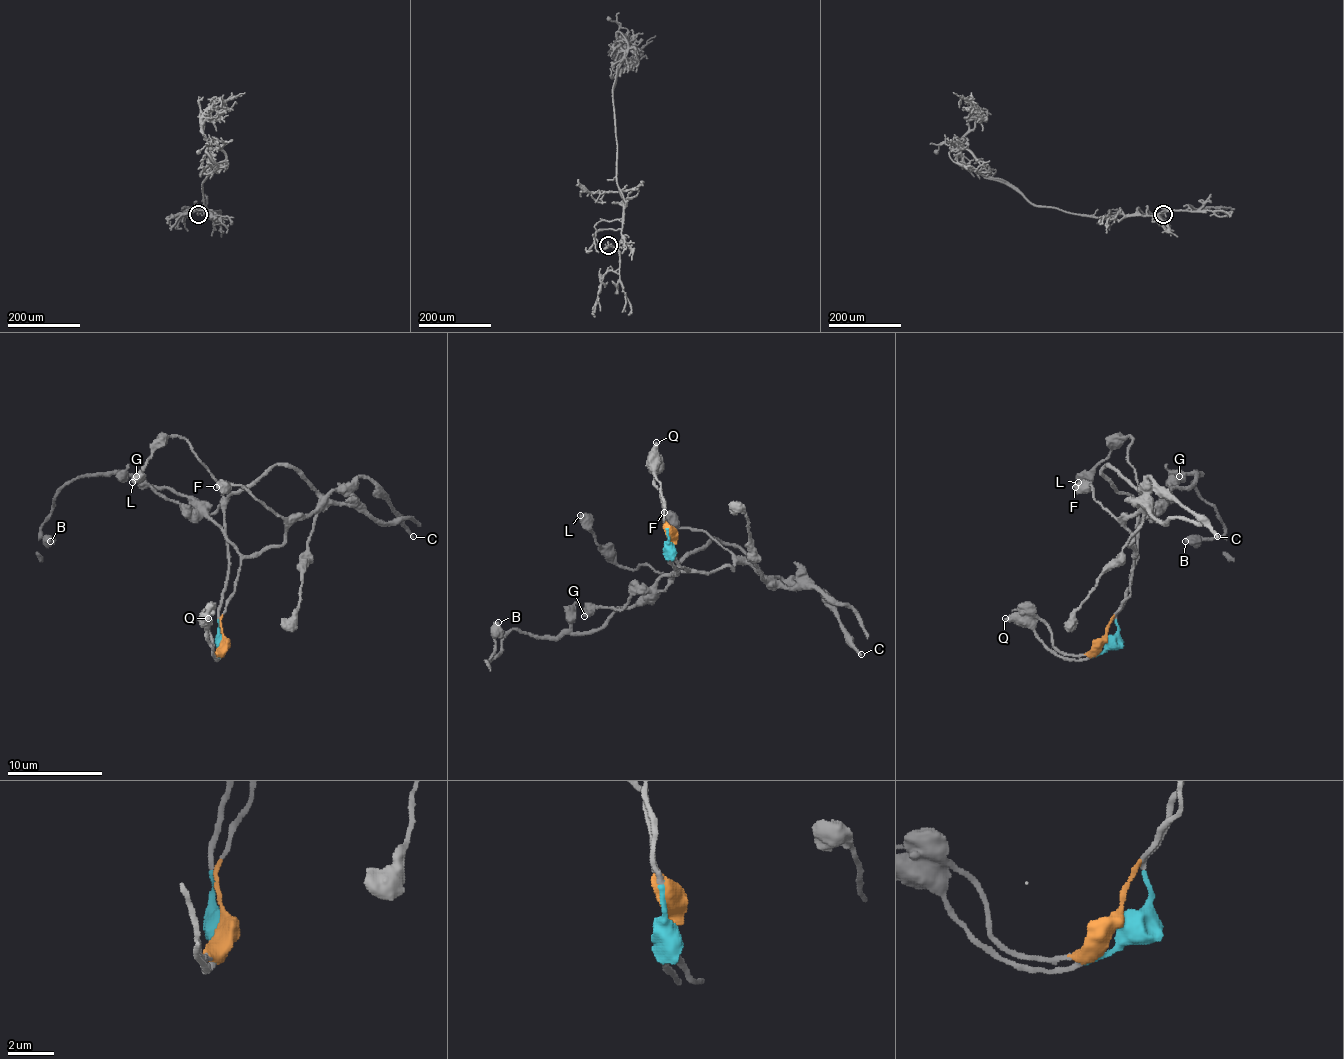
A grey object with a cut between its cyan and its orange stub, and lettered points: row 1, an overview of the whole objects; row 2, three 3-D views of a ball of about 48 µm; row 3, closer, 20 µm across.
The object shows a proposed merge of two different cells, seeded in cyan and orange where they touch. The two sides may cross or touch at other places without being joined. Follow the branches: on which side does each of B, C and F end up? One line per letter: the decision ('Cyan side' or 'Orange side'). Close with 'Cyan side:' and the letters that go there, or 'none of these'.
B: Orange side
C: Orange side
F: Orange side
Cyan side: none of these

